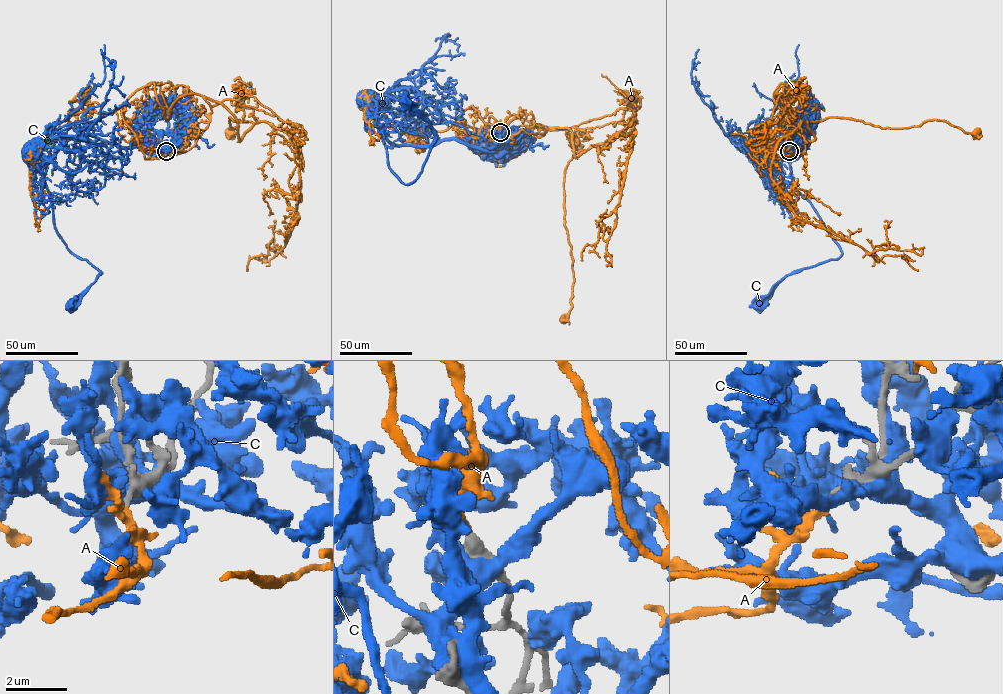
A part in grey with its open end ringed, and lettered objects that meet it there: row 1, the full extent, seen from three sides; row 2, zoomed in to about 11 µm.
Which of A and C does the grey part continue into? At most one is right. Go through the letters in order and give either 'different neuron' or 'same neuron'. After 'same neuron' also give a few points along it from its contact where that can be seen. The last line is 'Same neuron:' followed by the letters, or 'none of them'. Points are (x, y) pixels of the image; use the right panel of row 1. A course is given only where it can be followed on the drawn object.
A: same neuron | via (789, 151), (774, 159), (763, 142), (781, 83), (774, 101), (808, 140), (808, 122), (827, 117), (976, 133)
C: different neuron
Same neuron: A

